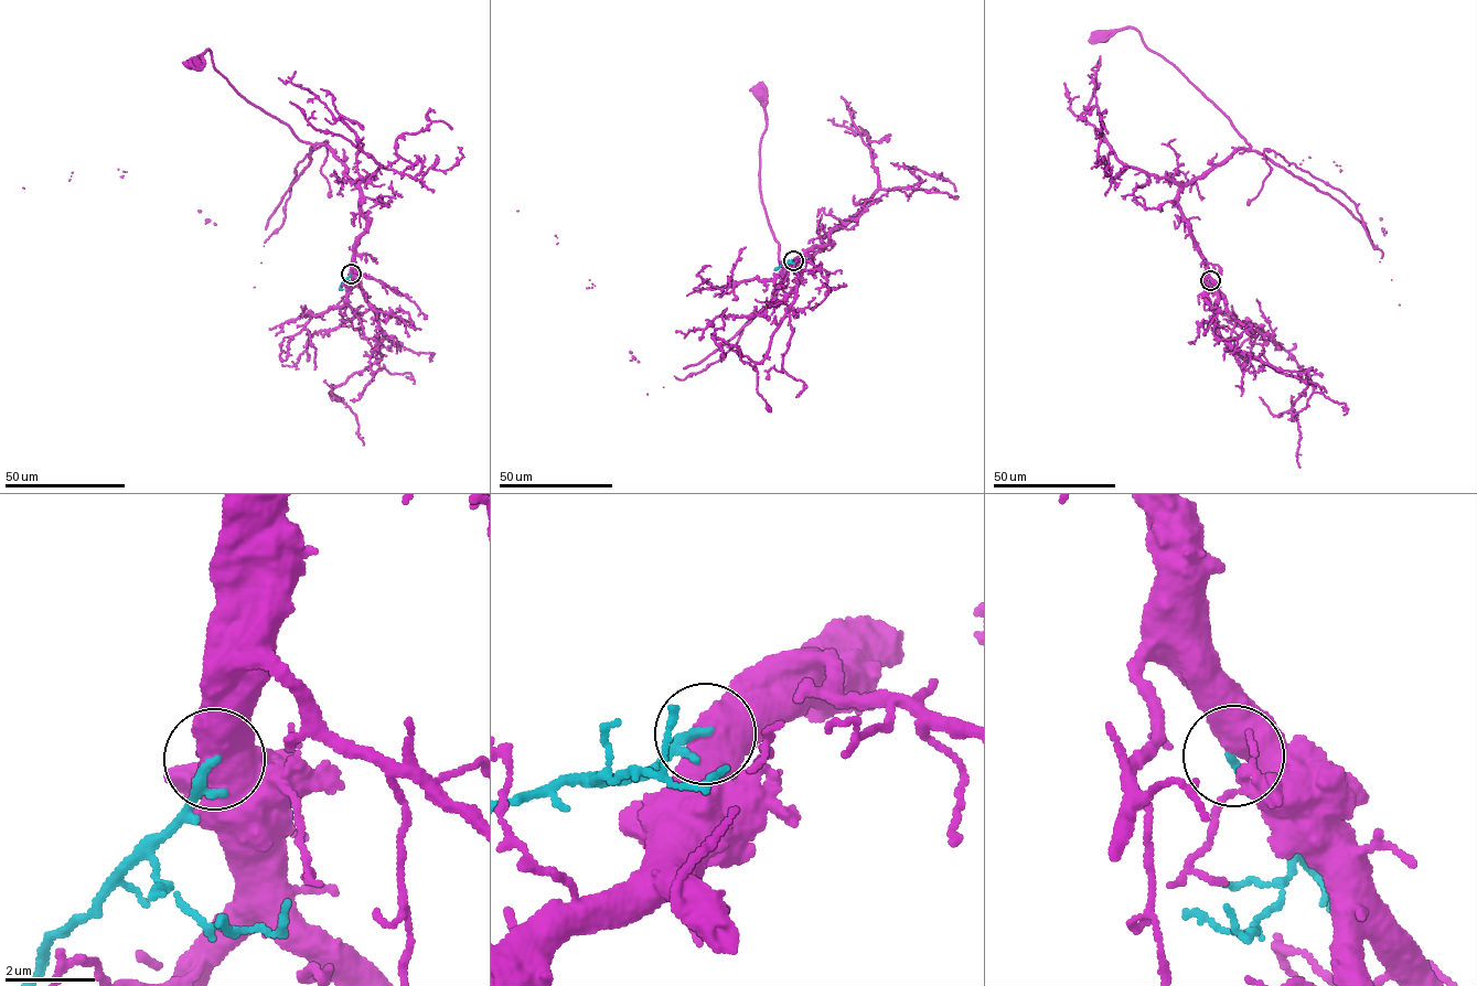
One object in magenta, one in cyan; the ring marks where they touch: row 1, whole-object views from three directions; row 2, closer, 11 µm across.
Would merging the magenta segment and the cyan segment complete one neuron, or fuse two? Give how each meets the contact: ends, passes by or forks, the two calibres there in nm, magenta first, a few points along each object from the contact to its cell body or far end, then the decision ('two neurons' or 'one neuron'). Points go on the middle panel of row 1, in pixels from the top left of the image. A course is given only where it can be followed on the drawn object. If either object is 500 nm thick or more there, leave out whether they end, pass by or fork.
750 nm thick on the magenta side, 130 nm on the other; magenta runs (793, 260), (830, 242), (836, 227), (805, 261), (784, 269), (759, 191), (760, 143), (767, 121), (760, 93); cyan runs (793, 260), (774, 268); two neurons

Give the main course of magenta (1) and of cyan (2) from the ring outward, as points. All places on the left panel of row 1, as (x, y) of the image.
1: (351, 272), (366, 221), (341, 161), (239, 95), (209, 50), (194, 62)
2: (351, 274), (339, 290)

